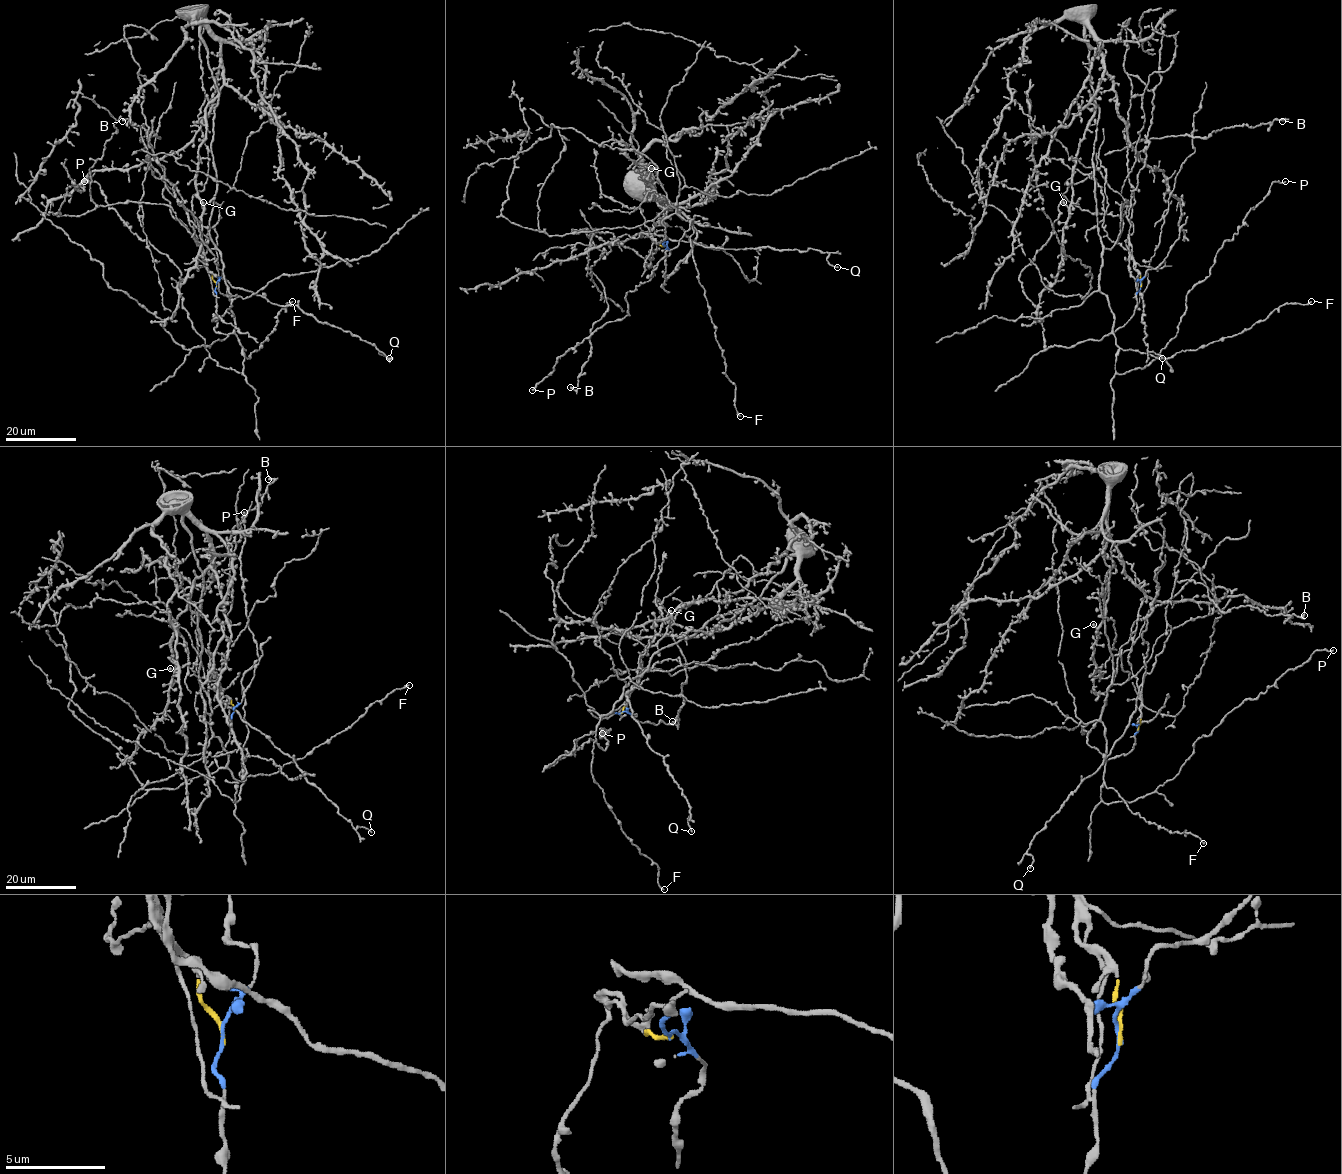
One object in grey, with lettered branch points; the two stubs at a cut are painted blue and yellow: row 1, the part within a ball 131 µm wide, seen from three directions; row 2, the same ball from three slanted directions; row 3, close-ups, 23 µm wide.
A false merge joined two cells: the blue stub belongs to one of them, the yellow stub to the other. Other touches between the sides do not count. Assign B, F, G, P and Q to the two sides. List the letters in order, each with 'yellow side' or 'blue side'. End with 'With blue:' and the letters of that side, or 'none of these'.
B: yellow side
F: blue side
G: blue side
P: blue side
Q: yellow side
With blue: F, G, P

